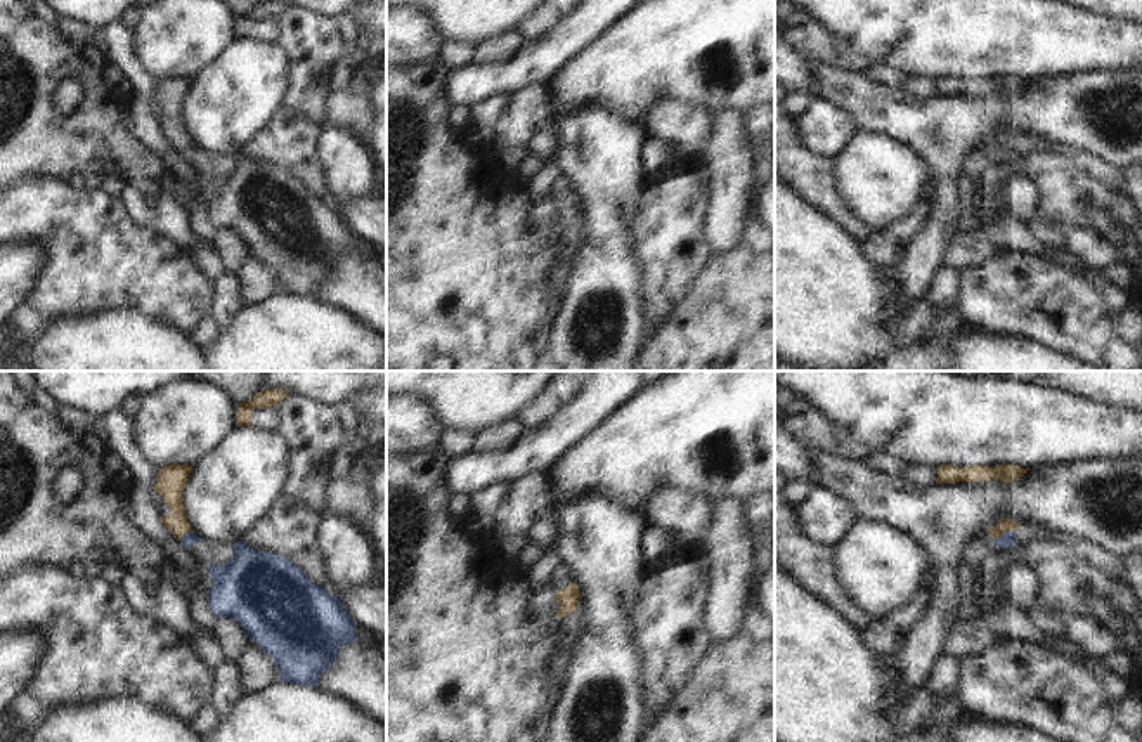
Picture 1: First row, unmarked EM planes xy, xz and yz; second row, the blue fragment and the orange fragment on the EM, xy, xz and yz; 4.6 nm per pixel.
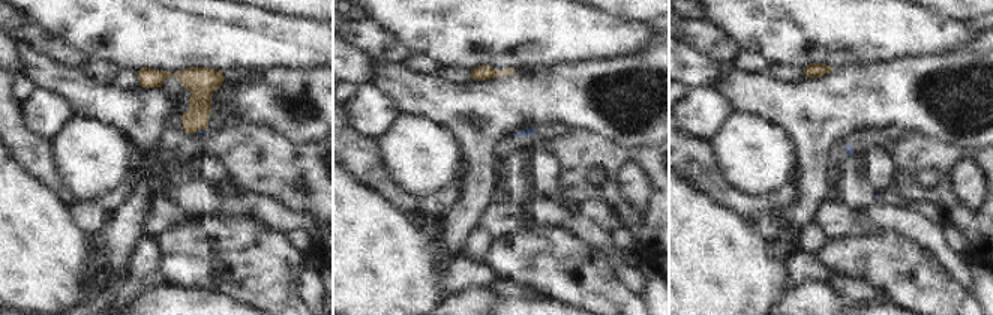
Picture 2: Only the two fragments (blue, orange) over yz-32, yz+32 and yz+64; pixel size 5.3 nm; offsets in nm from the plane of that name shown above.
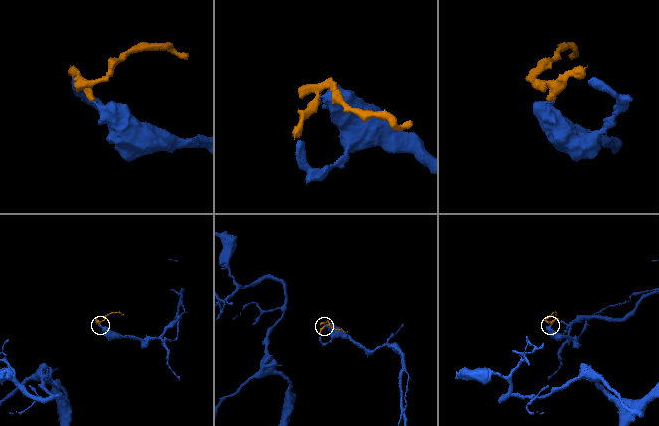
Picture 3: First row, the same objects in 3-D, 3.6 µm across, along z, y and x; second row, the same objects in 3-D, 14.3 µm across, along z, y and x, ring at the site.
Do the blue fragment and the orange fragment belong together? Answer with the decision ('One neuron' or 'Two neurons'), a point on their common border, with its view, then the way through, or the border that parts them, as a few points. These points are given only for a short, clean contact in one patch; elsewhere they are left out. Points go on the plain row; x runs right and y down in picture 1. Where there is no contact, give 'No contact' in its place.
One neuron. Touches blue at yz (1002, 146). Path across: yz (1007, 151), (1002, 146), (1002, 137).

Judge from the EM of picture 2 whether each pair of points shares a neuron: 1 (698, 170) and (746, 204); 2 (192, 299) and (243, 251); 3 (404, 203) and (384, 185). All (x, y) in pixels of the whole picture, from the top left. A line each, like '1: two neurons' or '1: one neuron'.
1: one neuron
2: two neurons
3: one neuron

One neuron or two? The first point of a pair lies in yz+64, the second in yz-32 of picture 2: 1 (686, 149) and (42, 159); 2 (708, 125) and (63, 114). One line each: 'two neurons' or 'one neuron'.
1: one neuron
2: one neuron

